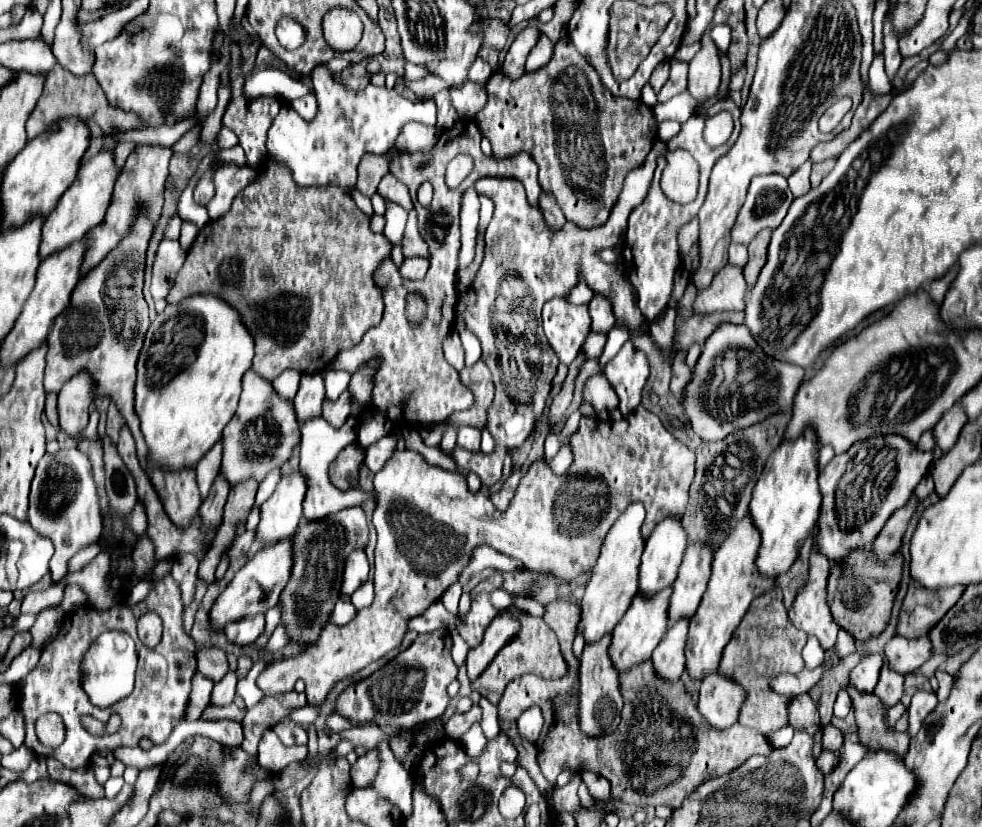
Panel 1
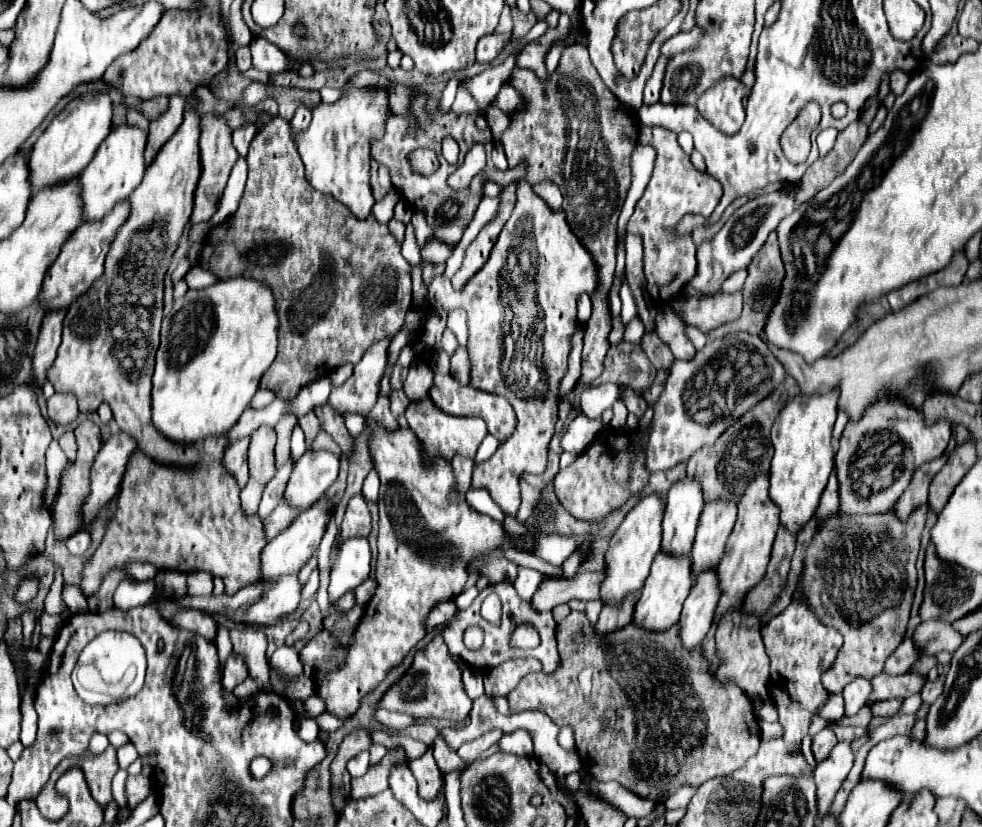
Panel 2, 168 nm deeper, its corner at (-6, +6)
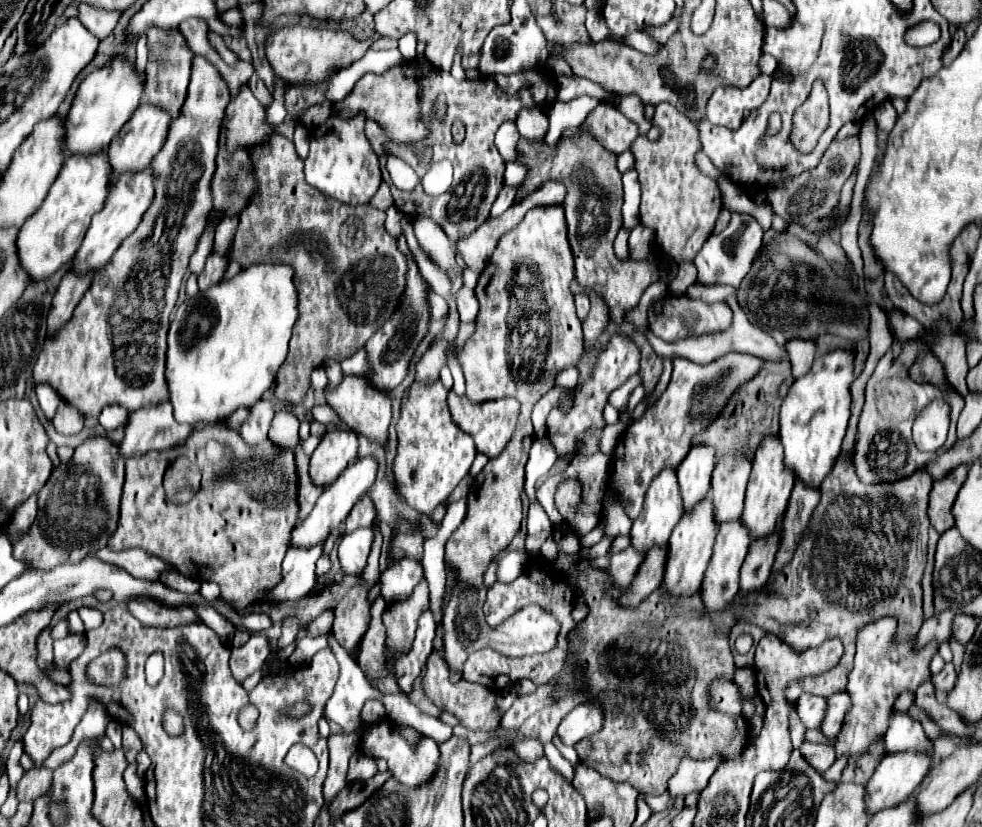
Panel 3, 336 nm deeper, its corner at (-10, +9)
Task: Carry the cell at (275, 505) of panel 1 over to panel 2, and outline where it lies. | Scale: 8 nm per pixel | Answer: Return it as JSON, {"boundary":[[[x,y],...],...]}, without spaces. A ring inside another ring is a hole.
{"boundary":[[[308,450],[292,468],[290,480],[284,490],[284,502],[292,510],[308,510],[336,480],[338,468],[340,460],[334,454]]]}

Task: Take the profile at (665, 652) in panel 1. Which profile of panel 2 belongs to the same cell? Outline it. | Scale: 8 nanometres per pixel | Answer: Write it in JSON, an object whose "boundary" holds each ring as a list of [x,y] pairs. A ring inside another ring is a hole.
{"boundary":[[[704,572],[690,590],[678,622],[682,646],[686,650],[692,652],[710,630],[718,598],[720,598],[720,590],[718,590],[716,572]]]}

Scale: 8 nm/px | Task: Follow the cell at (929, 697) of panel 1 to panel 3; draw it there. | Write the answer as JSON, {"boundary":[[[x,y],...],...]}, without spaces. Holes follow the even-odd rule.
{"boundary":[[[946,663],[944,669],[938,673],[938,675],[932,675],[932,683],[938,691],[950,691],[956,683],[956,671],[954,671],[954,665],[952,663]]]}

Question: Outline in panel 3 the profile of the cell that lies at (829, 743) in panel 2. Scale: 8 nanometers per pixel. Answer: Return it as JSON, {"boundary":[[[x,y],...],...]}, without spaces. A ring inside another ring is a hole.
{"boundary":[[[802,743],[800,753],[818,773],[824,773],[836,759],[834,747],[828,743]]]}

